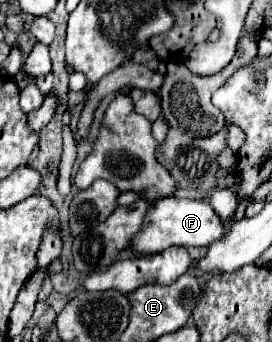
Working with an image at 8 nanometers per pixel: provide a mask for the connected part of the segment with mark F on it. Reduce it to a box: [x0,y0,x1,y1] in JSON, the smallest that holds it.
[133,197,227,255]

